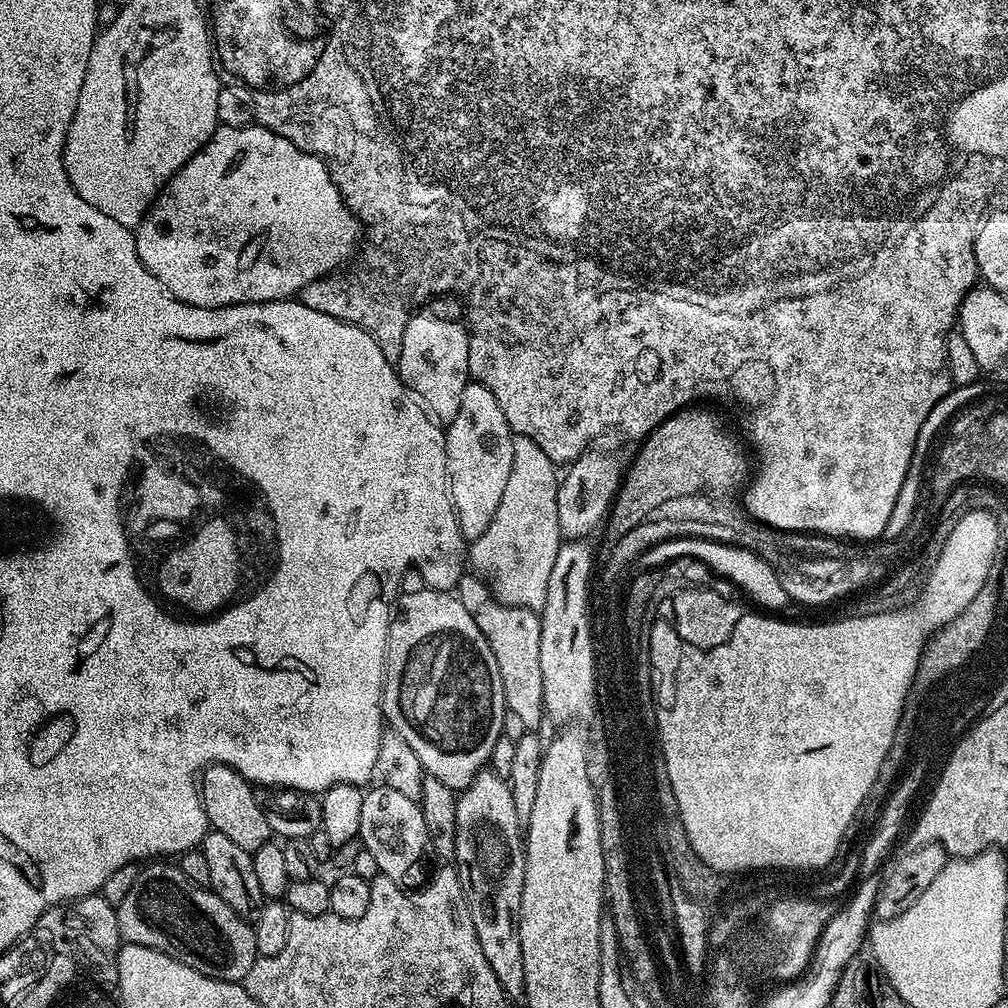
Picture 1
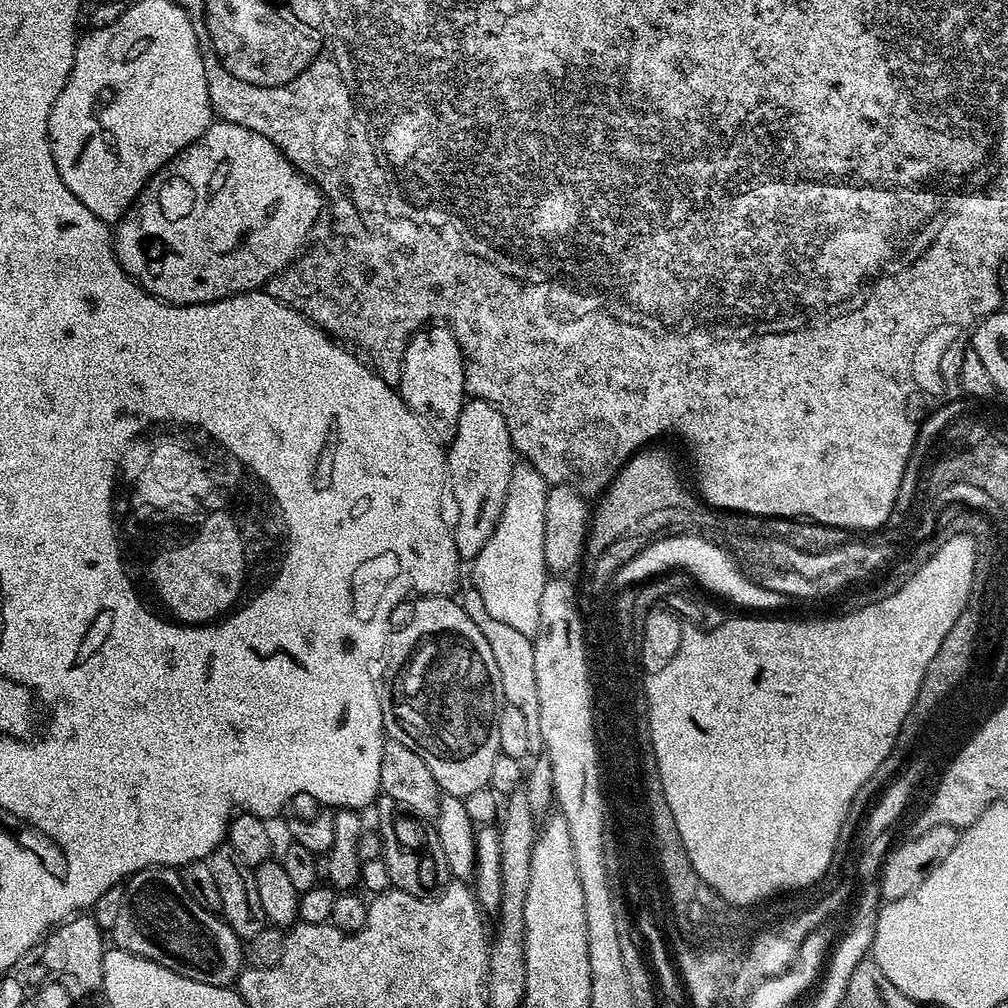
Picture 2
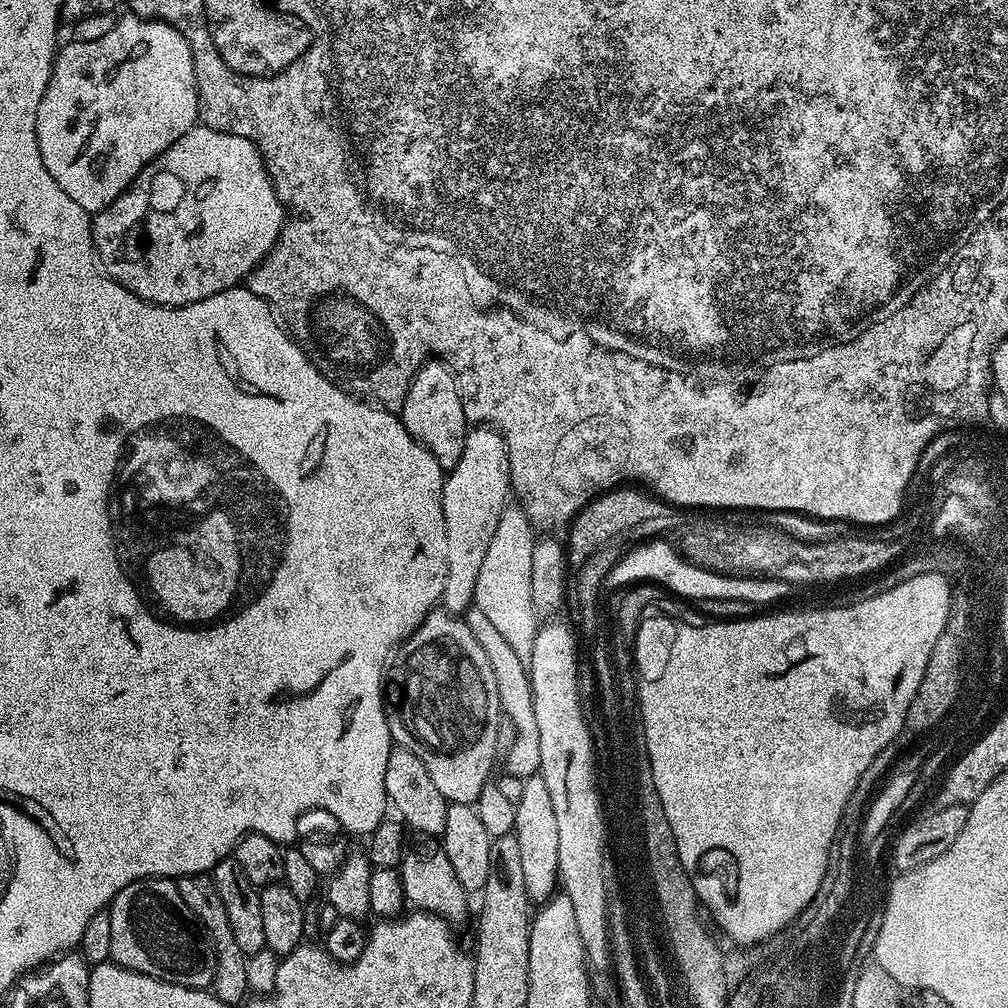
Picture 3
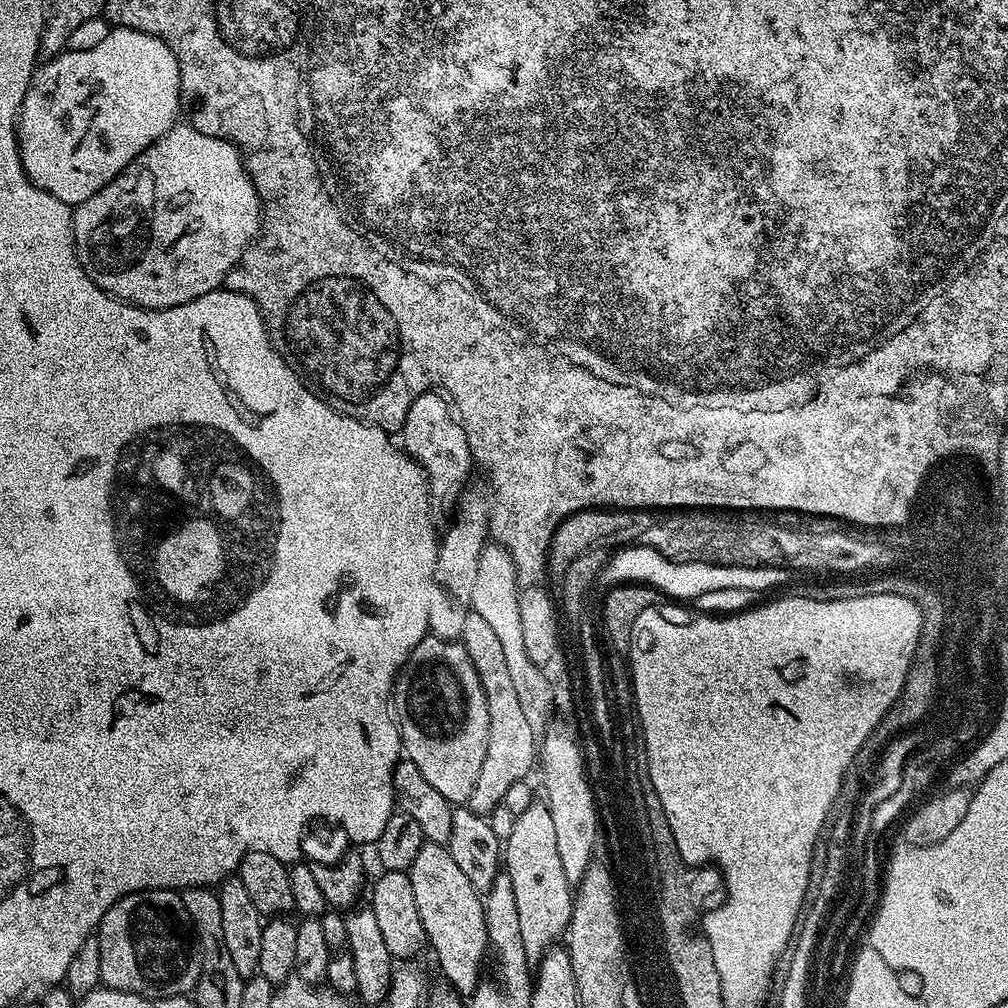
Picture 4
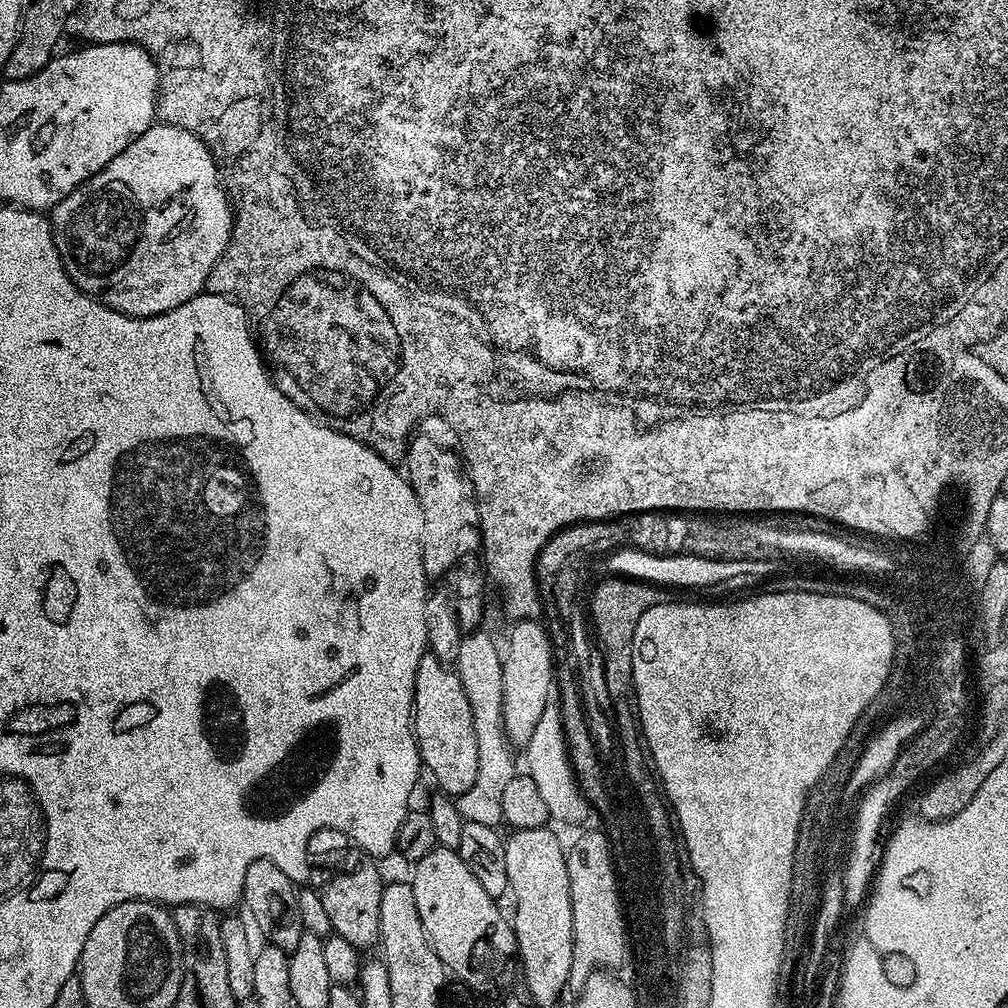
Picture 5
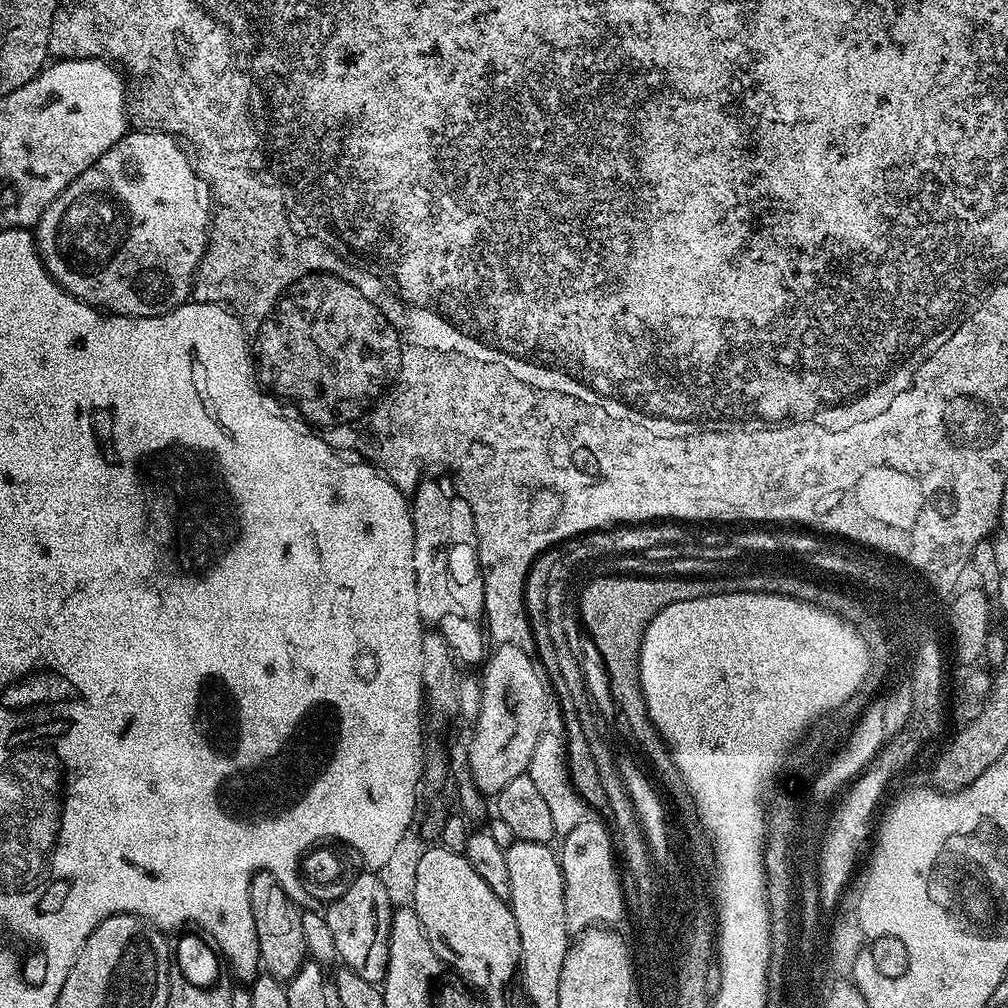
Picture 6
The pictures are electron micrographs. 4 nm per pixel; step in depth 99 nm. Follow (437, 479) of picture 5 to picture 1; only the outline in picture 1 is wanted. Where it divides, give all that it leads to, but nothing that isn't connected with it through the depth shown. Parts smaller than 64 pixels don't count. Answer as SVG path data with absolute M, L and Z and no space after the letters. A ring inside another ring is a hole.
M417 311L406 322L398 371L400 380L425 409L437 421L447 422L458 414L458 406L462 406L462 390L470 382L468 329L461 321L459 324L456 320L447 320L428 311Z

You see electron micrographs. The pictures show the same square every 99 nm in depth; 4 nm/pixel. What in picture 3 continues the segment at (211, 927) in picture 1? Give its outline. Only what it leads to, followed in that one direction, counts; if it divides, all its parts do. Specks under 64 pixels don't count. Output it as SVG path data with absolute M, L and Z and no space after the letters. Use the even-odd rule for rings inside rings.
M151 876L138 882L130 882L130 886L126 886L114 897L108 912L111 963L178 986L211 989L212 979L216 973L216 945L194 914L194 910L186 906L182 894L178 894L175 879Z

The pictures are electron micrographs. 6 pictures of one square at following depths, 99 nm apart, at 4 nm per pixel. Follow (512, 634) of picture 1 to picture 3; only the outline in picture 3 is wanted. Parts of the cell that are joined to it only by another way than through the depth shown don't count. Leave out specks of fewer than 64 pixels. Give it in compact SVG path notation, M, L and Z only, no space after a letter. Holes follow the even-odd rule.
M474 606L469 608L466 619L470 626L470 634L478 638L482 650L486 650L486 659L490 661L490 667L494 670L494 682L498 686L498 698L500 699L500 711L503 719L512 723L512 745L508 748L508 757L504 764L509 776L534 776L539 773L540 759L542 758L541 747L538 740L538 725L534 714L534 698L532 697L531 680L529 678L529 665L518 654L514 654L514 646L502 638L502 634Z

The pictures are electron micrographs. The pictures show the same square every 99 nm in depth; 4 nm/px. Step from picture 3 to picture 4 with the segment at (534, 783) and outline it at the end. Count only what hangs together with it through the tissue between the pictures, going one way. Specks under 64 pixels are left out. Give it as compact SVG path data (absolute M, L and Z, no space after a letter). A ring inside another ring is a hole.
M540 800L516 816L504 840L502 860L514 889L515 906L521 927L522 944L529 965L539 965L541 958L565 935L572 917L574 892L562 867L554 820L547 805Z

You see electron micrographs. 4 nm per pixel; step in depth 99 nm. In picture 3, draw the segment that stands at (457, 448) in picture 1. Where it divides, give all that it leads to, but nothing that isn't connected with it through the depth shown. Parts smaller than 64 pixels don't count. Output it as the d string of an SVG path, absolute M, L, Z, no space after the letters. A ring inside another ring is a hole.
M491 426L469 427L462 458L445 475L442 490L442 514L446 518L446 586L442 586L440 595L443 611L464 614L473 607L478 570L482 570L486 550L512 495L512 471L504 437Z

